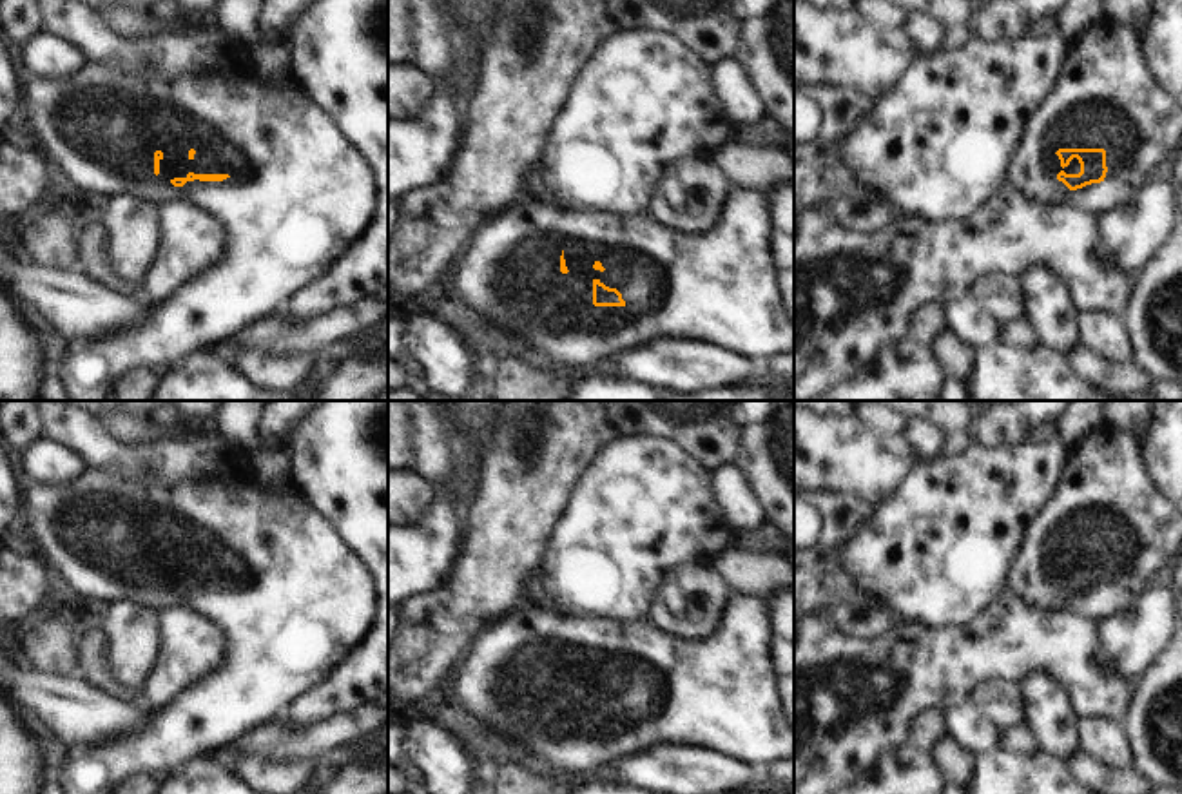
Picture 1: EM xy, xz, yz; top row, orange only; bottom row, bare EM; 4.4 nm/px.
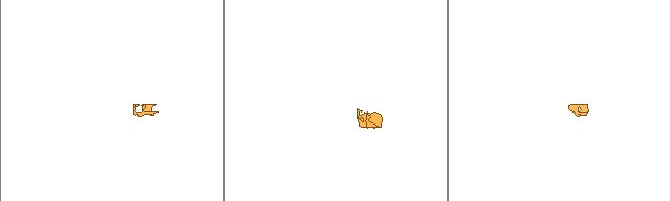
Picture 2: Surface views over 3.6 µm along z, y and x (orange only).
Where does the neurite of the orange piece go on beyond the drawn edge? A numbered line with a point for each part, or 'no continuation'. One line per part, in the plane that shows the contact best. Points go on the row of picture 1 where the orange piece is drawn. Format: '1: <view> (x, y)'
1: yz (1104, 96)

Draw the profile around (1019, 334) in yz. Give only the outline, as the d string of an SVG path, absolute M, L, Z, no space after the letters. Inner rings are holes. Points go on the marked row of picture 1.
M1026 315L1001 328L1001 343L1021 350L1041 346L1039 335Z

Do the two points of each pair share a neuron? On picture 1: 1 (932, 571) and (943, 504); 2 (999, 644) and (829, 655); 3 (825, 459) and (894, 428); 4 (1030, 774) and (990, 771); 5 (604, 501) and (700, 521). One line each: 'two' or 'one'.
1: one
2: one
3: two
4: one
5: one

